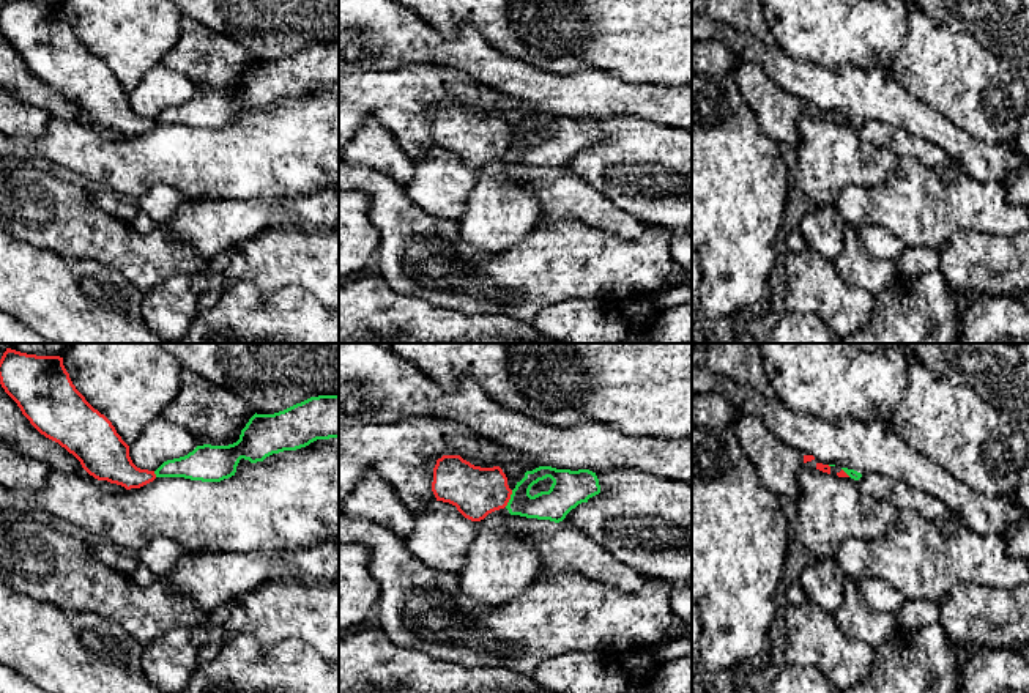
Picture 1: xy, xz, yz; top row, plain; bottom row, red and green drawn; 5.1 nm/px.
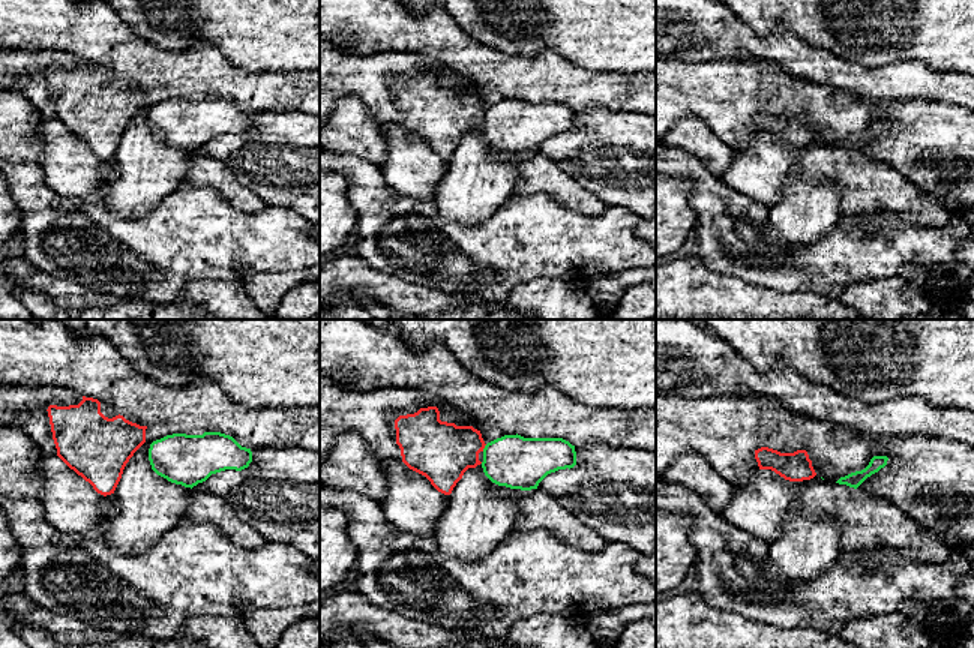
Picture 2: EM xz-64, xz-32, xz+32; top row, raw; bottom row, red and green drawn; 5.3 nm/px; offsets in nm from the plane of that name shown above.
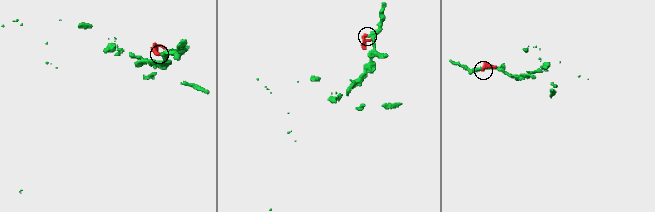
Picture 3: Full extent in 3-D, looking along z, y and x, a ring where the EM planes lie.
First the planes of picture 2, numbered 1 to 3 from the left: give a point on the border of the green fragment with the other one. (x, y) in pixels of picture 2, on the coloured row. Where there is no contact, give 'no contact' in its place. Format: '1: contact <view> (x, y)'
1: no contact
2: contact xz-32 (483, 447)
3: no contact

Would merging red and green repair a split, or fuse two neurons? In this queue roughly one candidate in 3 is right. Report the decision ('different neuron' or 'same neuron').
different neuron

